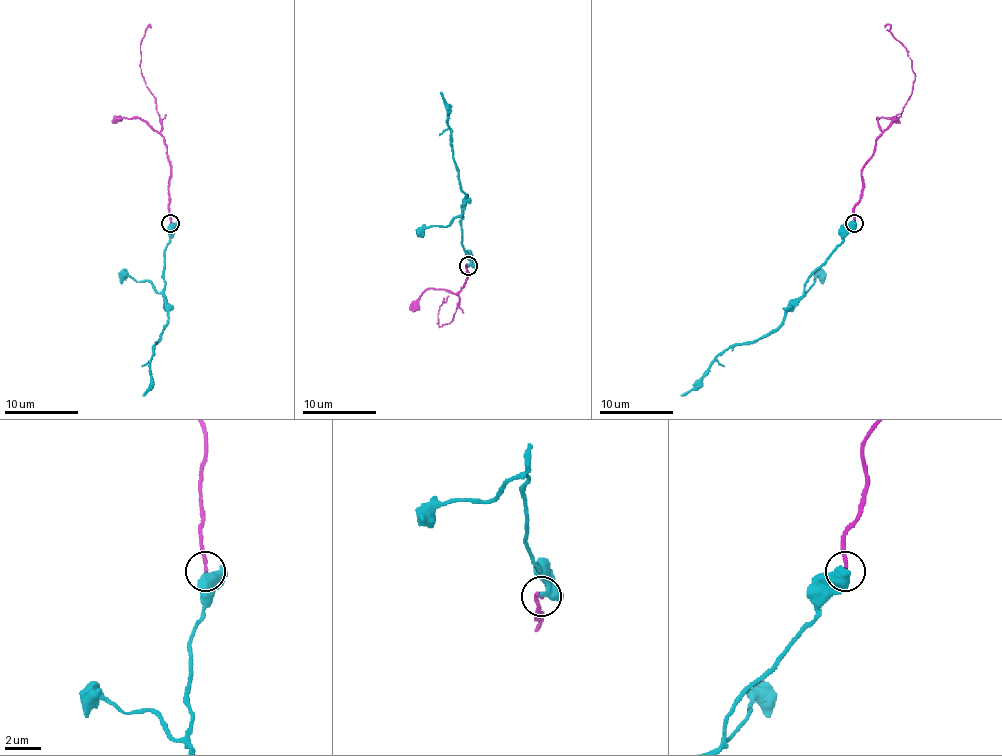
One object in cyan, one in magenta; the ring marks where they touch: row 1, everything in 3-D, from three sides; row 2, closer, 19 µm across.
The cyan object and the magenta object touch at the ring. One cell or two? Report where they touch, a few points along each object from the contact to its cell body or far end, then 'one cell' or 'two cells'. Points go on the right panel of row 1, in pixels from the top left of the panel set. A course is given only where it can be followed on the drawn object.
(854, 223) | cyan via (854, 222), (844, 241), (809, 276), (804, 296), (782, 322), (756, 340), (727, 347), (694, 386), (681, 395) | magenta via (854, 222), (863, 187), (861, 169), (876, 140), (903, 108), (914, 81), (907, 50), (890, 26), (885, 28) | one cell

